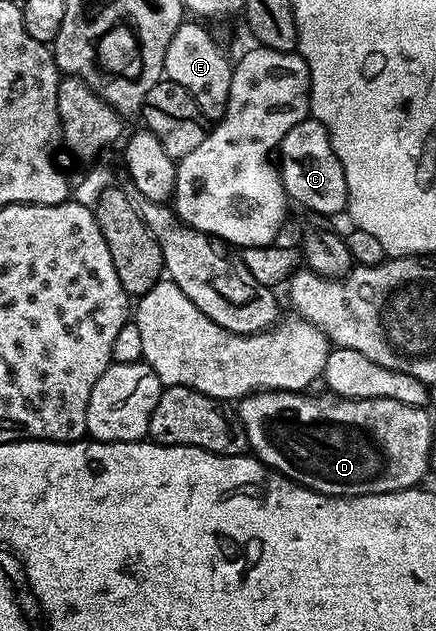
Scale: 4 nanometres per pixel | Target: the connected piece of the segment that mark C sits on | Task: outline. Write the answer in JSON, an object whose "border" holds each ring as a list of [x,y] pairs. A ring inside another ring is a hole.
{"border":[[[307,119],[296,123],[296,127],[292,127],[292,131],[284,135],[276,150],[276,168],[282,175],[286,196],[293,204],[295,201],[296,204],[303,205],[314,213],[323,213],[326,217],[347,208],[346,169],[334,154],[330,132],[318,121]]]}

